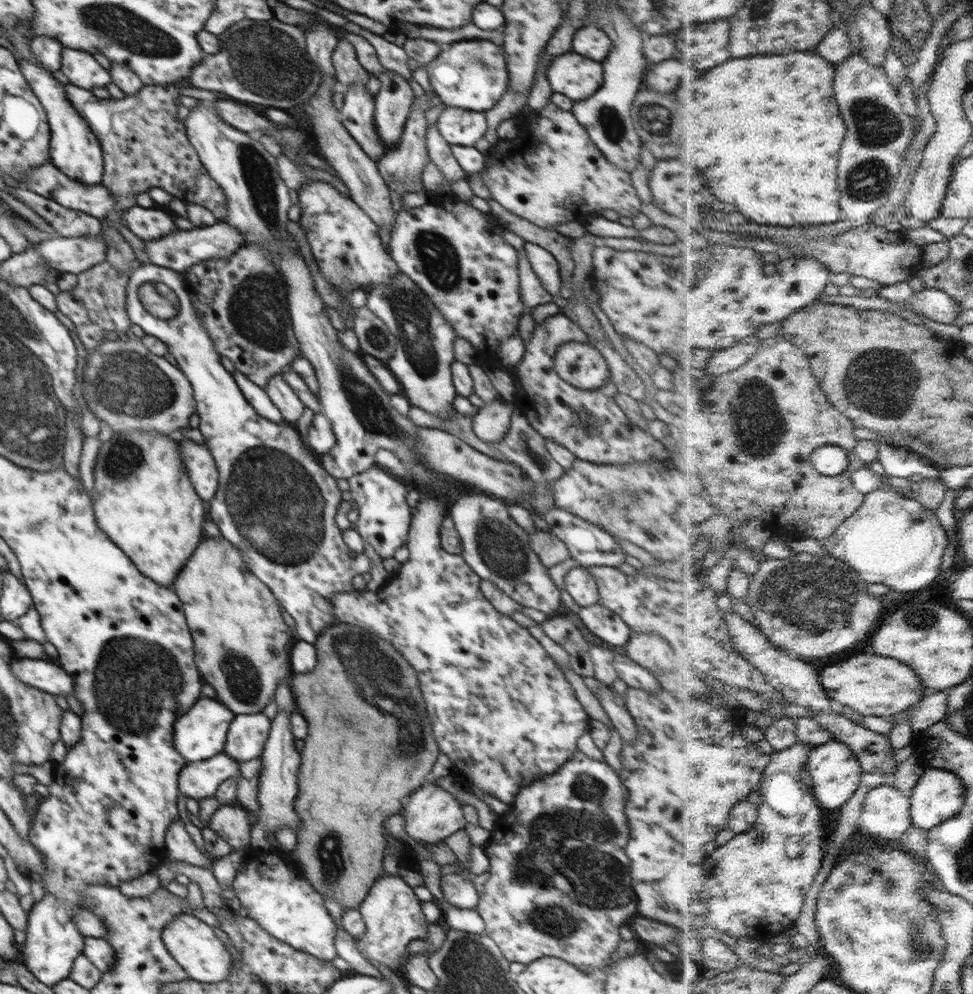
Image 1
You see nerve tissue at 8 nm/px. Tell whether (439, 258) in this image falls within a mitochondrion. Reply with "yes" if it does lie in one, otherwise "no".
yes

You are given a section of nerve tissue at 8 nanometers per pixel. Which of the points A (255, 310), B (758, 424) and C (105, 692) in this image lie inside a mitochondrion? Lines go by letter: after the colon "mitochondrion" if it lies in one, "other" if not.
A: mitochondrion
B: mitochondrion
C: mitochondrion

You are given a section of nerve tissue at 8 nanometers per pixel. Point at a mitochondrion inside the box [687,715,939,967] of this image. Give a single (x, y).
(919, 948)

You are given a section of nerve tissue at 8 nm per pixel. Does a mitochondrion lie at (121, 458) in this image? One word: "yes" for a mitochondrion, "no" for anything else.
yes

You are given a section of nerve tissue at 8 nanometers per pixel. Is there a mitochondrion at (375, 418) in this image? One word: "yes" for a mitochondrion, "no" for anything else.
yes

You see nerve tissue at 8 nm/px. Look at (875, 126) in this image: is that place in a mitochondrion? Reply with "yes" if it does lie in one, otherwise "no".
yes

